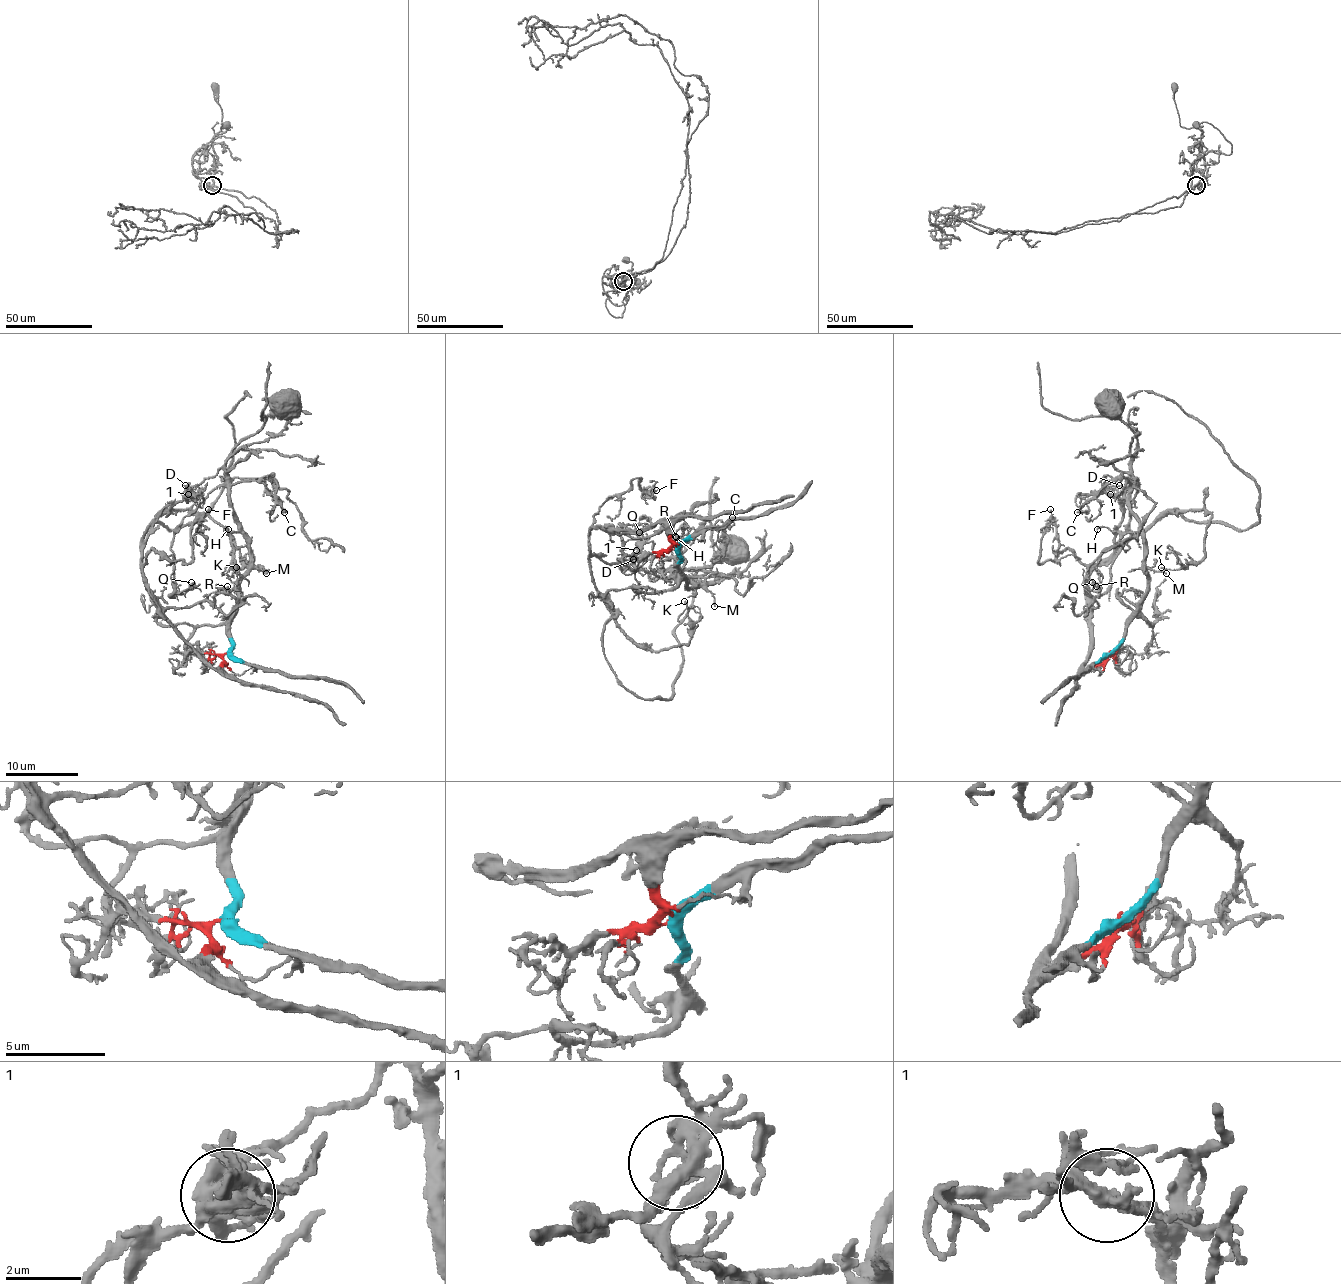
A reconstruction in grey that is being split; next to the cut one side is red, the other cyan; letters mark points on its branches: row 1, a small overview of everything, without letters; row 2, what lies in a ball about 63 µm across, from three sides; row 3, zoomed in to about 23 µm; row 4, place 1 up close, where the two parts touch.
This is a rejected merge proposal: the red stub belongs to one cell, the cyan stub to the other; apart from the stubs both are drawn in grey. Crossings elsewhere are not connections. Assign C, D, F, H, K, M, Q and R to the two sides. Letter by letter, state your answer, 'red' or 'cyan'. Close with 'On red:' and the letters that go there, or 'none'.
C: cyan
D: red
F: red
H: cyan
K: red
M: cyan
Q: cyan
R: cyan
On red: D, F, K

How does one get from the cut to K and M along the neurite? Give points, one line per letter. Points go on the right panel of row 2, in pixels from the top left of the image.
K: (1108, 653), (1082, 664), (1088, 575), (1168, 513), (1210, 515), (1205, 555), (1161, 567)
M: (1108, 653), (1121, 640), (1126, 618), (1144, 595), (1144, 569), (1166, 573)

